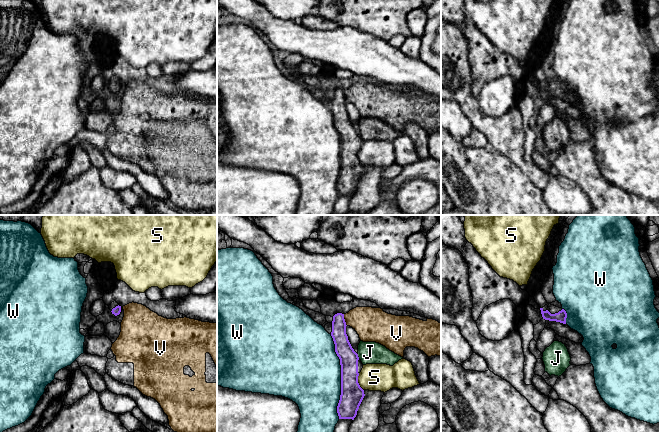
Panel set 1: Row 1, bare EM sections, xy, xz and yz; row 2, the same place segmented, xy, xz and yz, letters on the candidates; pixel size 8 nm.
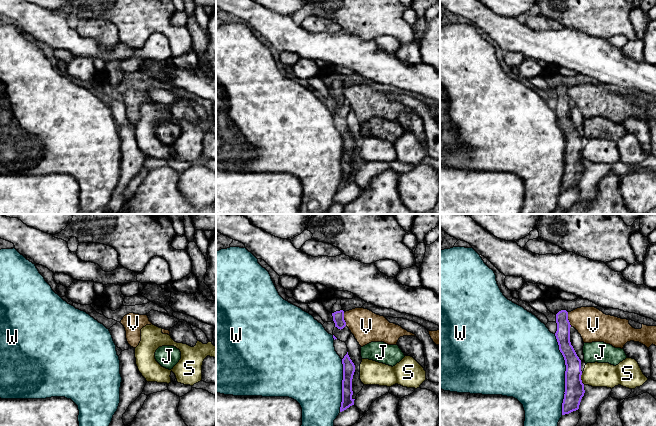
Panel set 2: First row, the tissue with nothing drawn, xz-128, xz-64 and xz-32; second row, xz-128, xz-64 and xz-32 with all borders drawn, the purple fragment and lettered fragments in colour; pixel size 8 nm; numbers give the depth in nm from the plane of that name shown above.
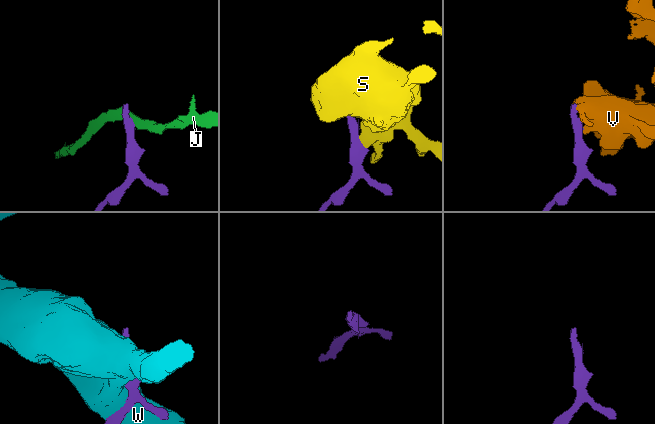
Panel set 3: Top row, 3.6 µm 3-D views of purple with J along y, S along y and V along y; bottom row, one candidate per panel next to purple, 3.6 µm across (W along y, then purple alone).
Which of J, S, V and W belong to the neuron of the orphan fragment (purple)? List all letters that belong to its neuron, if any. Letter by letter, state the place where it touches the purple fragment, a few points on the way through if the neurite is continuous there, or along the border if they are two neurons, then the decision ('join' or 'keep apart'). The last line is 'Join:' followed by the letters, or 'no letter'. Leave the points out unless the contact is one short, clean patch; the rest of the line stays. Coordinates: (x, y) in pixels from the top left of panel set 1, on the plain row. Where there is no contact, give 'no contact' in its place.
J: contact xz (357, 132); border xz (357, 130), (359, 134); keep apart
S: contact xz (357, 158); border xz (358, 149), (358, 160), (363, 166); keep apart
V: contact xz (344, 96); border xz (343, 90), (347, 101); keep apart
W: contact xz (341, 152); keep apart
Join: no letter

